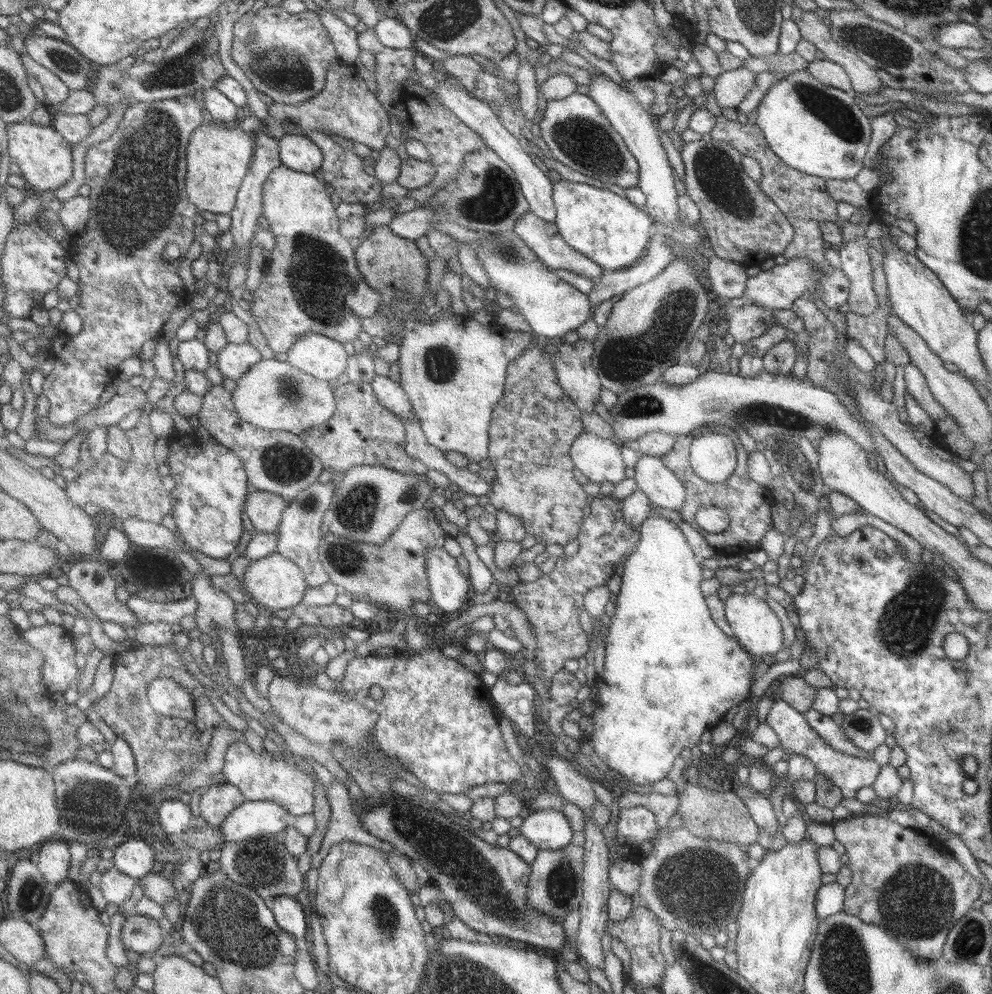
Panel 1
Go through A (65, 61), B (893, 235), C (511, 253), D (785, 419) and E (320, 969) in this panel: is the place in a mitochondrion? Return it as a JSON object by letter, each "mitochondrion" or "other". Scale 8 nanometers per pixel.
{"A":"mitochondrion","B":"other","C":"mitochondrion","D":"mitochondrion","E":"other"}

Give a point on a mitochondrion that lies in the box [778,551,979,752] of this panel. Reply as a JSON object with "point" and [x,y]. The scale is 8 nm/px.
{"point":[906,626]}

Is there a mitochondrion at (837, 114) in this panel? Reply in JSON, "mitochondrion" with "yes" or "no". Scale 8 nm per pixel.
{"mitochondrion":"yes"}

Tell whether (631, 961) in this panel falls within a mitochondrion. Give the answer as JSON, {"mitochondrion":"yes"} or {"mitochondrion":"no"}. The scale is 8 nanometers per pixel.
{"mitochondrion":"no"}

